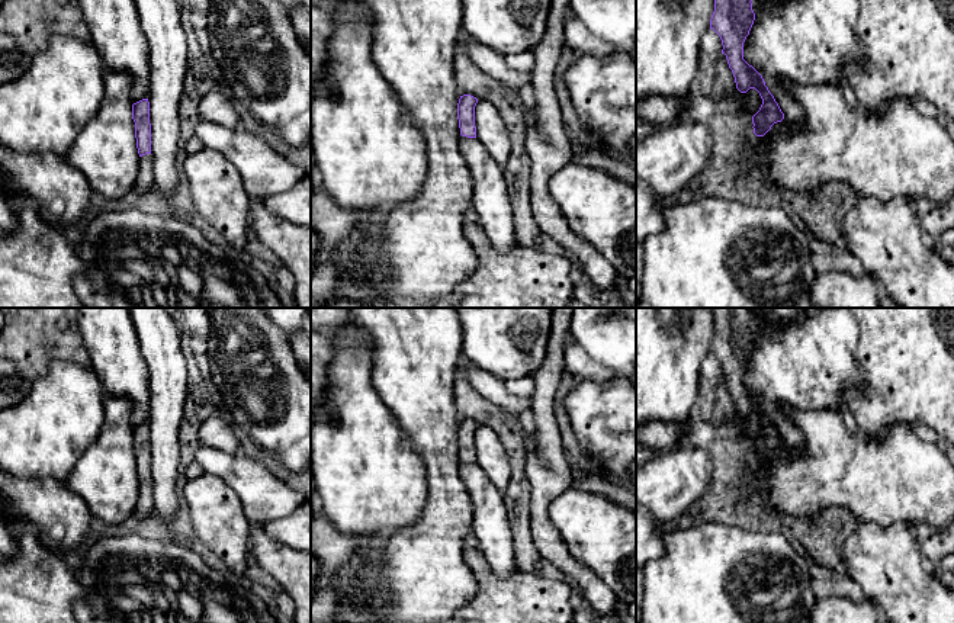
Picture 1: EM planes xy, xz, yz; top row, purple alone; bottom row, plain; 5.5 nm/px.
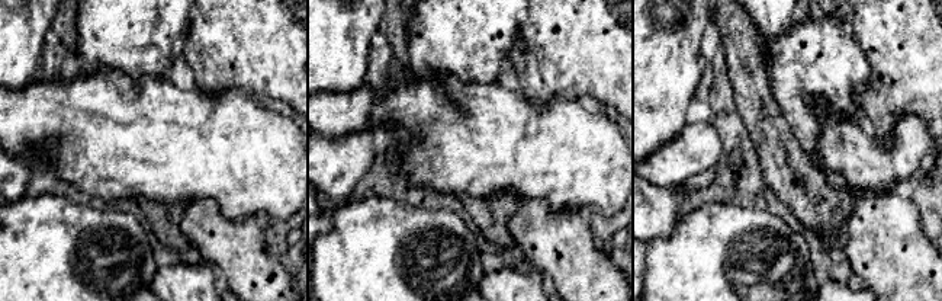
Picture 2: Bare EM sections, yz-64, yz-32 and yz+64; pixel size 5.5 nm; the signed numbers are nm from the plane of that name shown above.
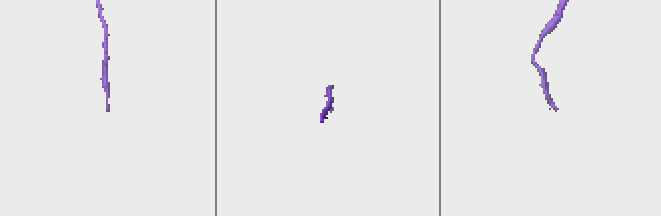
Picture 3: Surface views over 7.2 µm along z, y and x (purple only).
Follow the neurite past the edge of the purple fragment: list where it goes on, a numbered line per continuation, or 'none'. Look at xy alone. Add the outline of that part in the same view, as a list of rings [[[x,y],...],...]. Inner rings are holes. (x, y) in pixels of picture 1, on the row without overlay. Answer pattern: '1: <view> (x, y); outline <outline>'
1: xy (145, 507); outline [[[145,479],[139,482],[138,505],[134,516],[139,520],[154,513],[155,513],[155,504],[152,497],[152,479]]]

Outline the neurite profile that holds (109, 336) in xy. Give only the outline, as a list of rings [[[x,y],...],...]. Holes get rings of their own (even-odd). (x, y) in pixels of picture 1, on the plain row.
[[[77,308],[77,324],[103,389],[132,404],[132,430],[150,423],[150,372],[129,308]]]

